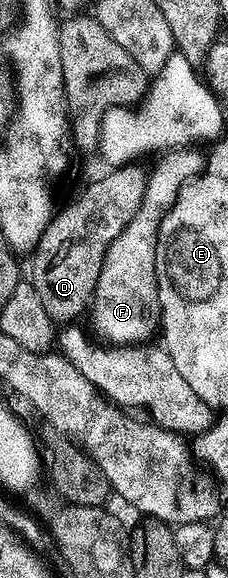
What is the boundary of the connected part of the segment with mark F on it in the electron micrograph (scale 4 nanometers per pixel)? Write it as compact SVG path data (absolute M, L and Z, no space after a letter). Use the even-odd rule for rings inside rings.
M193 146L167 150L153 168L149 168L146 188L136 215L112 240L98 273L94 298L88 308L88 320L99 340L110 345L142 345L155 338L160 327L162 310L158 304L156 285L156 245L162 218L174 206L185 183L203 174L202 155ZM106 339L106 340L104 340Z

